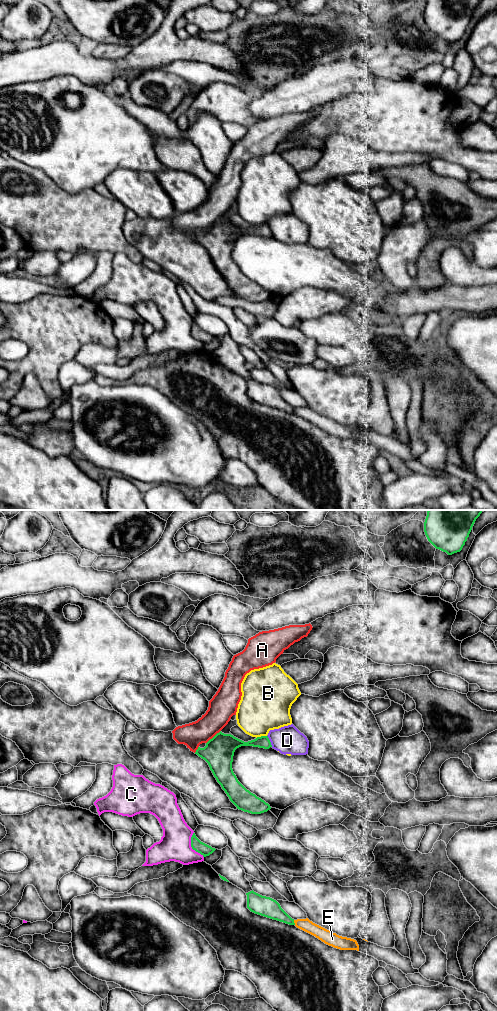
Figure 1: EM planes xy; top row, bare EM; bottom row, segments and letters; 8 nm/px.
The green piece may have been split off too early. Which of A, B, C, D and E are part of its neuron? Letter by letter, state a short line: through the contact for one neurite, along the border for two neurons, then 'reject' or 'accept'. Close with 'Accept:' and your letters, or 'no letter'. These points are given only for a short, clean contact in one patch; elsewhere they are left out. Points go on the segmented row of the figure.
A: reject
B: reject
C: reject
D: xy (267, 735), (272, 746) | reject
E: reject
Accept: no letter

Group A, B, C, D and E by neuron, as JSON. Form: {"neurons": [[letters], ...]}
{"neurons": [["A"], ["B", "D"], ["C"], ["E"]]}

